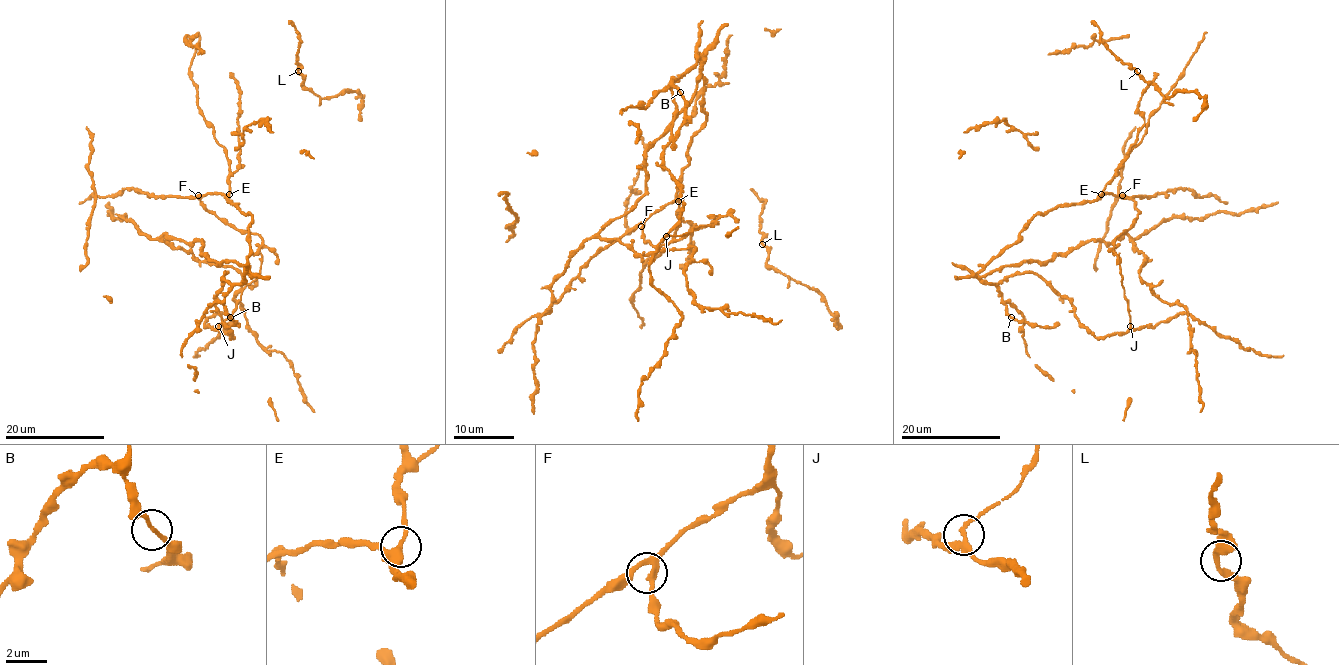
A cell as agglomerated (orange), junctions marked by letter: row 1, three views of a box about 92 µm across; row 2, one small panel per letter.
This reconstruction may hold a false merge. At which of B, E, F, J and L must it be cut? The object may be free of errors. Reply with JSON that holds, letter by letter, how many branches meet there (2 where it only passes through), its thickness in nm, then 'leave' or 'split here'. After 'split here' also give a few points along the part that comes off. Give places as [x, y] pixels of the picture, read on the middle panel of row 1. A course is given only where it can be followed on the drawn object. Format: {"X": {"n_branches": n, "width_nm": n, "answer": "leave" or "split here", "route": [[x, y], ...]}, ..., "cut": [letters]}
{"B": {"n_branches": 2, "width_nm": 190, "answer": "leave"}, "E": {"n_branches": 3, "width_nm": 320, "answer": "leave"}, "F": {"n_branches": 3, "width_nm": 280, "answer": "leave"}, "J": {"n_branches": 3, "width_nm": 200, "answer": "split here", "route": [[666, 235], [689, 234], [693, 228], [716, 223]]}, "L": {"n_branches": 2, "width_nm": 240, "answer": "leave"}, "cut": ["J"]}

